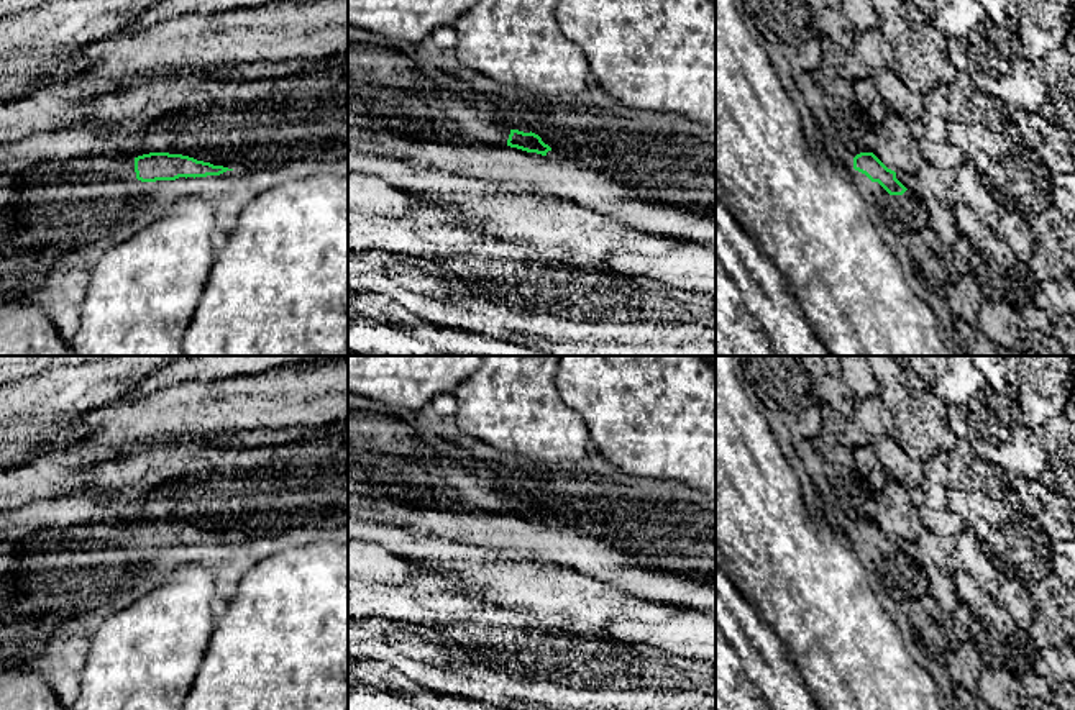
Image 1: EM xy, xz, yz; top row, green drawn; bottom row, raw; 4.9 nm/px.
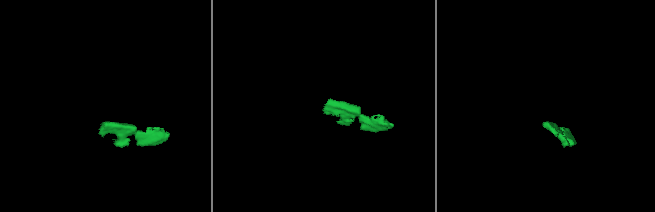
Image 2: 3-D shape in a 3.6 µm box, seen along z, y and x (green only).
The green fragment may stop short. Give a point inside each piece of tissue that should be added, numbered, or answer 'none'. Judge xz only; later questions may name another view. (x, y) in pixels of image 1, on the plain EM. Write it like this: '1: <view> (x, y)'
1: xz (475, 500)

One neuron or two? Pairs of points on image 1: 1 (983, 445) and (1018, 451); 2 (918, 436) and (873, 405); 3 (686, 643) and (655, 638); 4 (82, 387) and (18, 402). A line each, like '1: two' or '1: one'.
1: one
2: two
3: one
4: one

